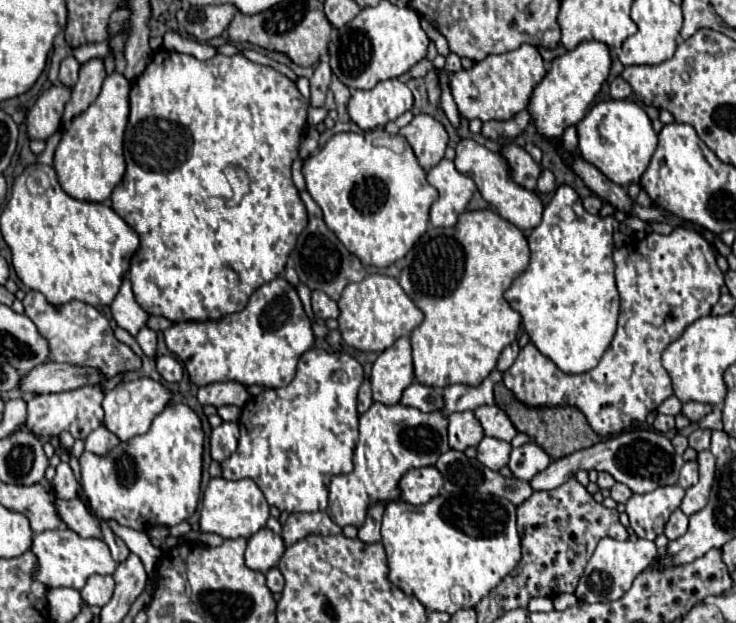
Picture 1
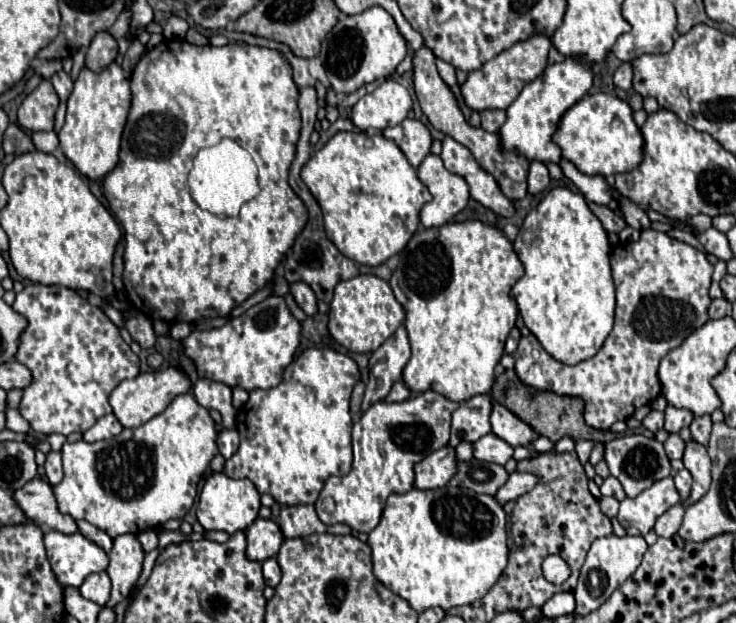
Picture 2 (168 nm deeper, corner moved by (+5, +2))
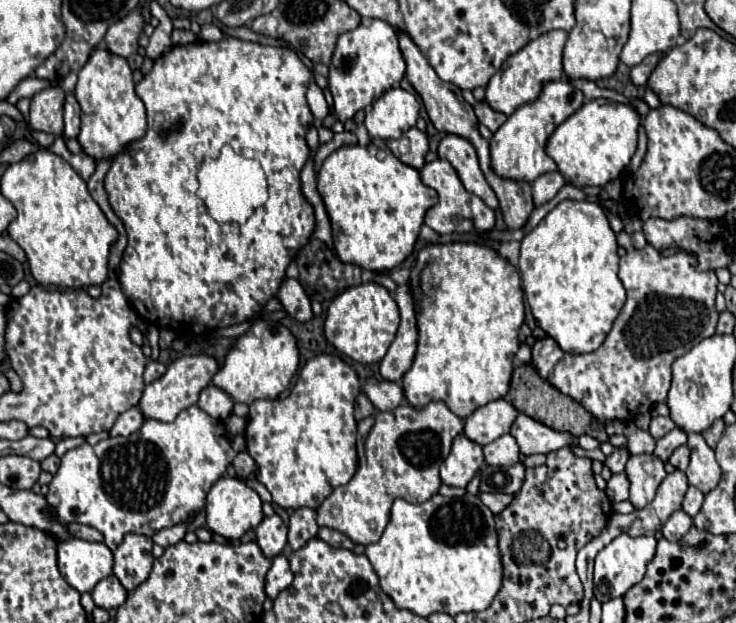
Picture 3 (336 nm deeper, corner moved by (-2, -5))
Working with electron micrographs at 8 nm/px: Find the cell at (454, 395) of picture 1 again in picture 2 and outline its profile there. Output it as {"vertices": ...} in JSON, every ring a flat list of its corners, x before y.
{"vertices":[[427,390,403,402,375,402,352,426,353,468,343,478,329,478,315,502,323,524,347,524,369,534,381,518,389,494,413,488,413,466,449,442,449,422,457,402]]}

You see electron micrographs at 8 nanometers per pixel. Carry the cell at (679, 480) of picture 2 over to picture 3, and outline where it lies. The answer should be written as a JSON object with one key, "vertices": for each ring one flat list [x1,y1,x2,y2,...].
{"vertices":[[690,485,690,487,688,487,688,491,686,491,686,497,684,497,682,509,684,509,684,511,690,515,690,517,694,517,694,515,700,511,700,507,702,507,702,501,704,501,704,495,702,495,702,491]]}

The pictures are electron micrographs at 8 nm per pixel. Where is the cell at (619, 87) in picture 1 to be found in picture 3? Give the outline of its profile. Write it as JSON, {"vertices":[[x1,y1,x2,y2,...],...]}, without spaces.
{"vertices":[[656,53,656,55,648,55,640,65,632,67,632,71,630,71,630,81,632,81,636,87,646,85,648,77,650,77,652,69,656,67,656,63,660,61,660,57,662,57,662,55,658,55,658,53]]}

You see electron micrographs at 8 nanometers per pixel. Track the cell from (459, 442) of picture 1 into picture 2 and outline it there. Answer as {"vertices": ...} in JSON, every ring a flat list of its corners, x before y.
{"vertices":[[473,396,467,402,461,402,459,408,453,412,451,422,451,446,459,442,475,442,487,432,491,432,489,416,493,410,493,400,489,396]]}

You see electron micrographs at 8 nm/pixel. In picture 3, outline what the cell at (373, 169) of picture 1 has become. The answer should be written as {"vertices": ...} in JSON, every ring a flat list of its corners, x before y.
{"vertices":[[344,145,322,163,318,193,332,221,334,249,342,263,356,263,368,271,390,271,412,251,424,215,438,203,434,189,422,185,420,173,404,165,388,147]]}

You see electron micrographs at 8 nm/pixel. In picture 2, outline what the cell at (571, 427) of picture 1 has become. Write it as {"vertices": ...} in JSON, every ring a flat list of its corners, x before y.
{"vertices":[[505,370,495,378,491,396,495,402,503,404,505,408,509,408,513,414,517,414,523,422,527,422,529,426,533,426,541,436,551,438,553,442,561,440,563,436,571,436,575,440,591,440,593,438,593,428,589,428,583,420,583,400,581,398,573,398,573,396,559,396,555,392,543,392,543,390,535,390,527,384,523,384,515,370]]}

